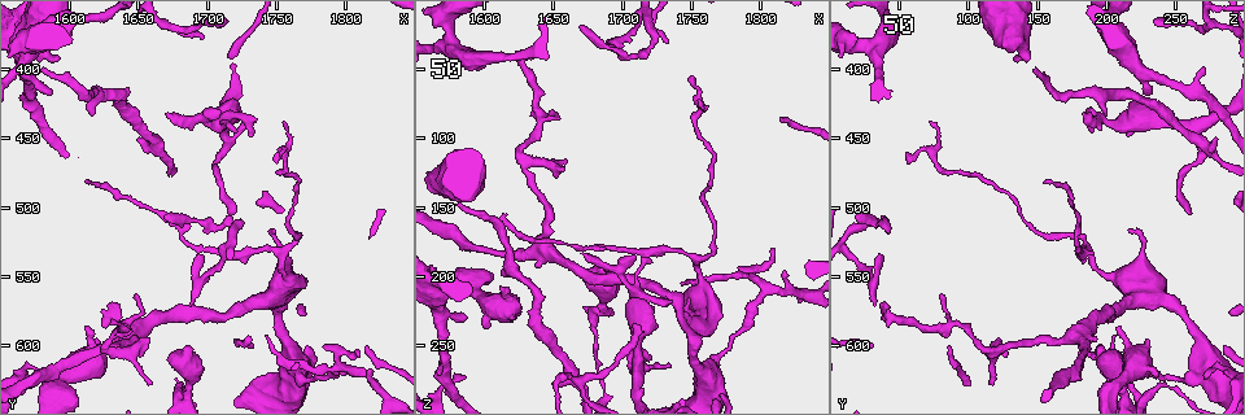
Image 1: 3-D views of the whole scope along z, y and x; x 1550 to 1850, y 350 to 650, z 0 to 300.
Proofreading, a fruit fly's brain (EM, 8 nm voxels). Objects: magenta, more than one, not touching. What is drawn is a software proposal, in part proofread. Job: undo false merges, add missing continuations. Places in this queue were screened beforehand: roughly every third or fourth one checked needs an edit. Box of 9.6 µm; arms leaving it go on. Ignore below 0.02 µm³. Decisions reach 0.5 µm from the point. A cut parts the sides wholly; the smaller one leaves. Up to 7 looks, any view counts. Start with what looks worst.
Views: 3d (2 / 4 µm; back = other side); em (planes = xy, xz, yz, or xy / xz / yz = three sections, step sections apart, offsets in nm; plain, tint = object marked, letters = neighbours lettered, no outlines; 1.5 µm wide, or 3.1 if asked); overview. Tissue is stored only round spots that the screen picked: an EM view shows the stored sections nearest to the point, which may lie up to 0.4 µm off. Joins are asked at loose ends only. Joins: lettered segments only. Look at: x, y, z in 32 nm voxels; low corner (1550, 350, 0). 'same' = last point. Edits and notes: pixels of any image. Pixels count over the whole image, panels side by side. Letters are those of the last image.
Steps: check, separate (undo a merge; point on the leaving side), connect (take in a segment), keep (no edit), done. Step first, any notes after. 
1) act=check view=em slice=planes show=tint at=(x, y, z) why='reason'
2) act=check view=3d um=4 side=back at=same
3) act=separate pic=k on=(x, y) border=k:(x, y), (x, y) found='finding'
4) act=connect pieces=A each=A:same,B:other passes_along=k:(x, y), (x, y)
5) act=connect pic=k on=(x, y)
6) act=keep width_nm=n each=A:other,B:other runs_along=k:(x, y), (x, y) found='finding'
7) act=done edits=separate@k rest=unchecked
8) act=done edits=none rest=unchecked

act=check view=em slice=xz step=8 show=tint at=(1658, 596, 122) why='an open end'

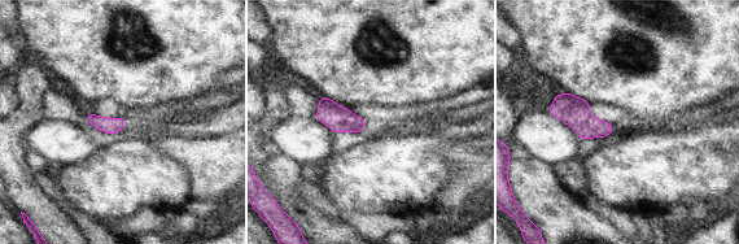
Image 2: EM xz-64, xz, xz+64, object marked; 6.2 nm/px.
act=check view=em slice=yz step=8 show=letters at=same

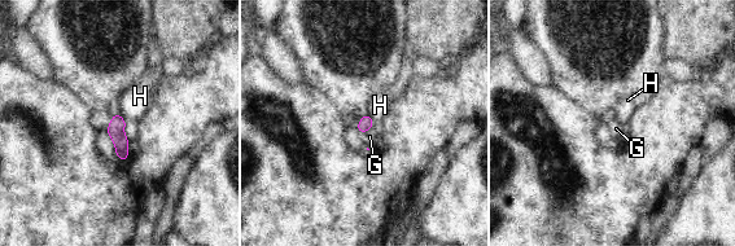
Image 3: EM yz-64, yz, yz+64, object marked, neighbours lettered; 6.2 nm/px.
act=connect pieces=G each=G:same,H:other passes_along=3:(366, 122), (367, 130), (370, 136) found='the neuron continues'

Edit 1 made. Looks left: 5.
act=check view=overview why='redraw'

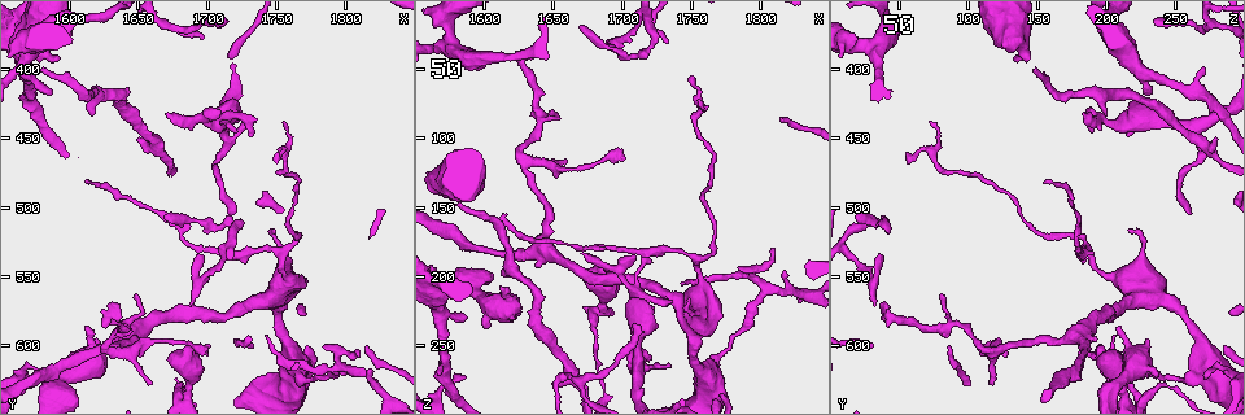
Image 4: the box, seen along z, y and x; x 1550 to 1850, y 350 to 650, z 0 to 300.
act=check view=em slice=planes show=letters at=(1688, 622, 212) why='thick turns thin'

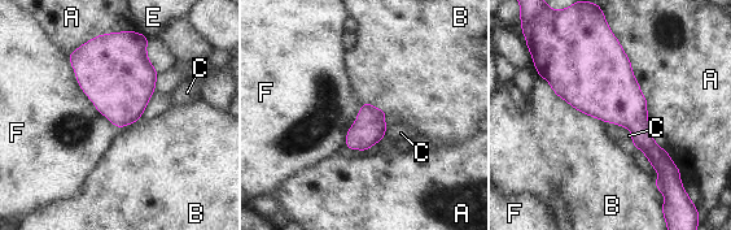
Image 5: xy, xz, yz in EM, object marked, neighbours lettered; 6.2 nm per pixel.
act=keep longest_contact=A:700nm each=A:other,B:other,C:other,E:other,F:other border=5:(68, 55), (82, 91), (118, 129) found='continuous, no second neuron'

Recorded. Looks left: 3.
act=check view=3d um=2 at=(1726, 512, 30) why='sharp bend'

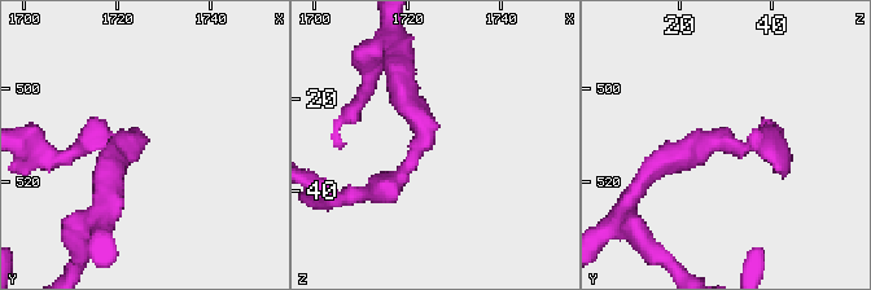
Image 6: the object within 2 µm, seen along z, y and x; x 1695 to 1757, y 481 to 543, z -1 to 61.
act=check view=em slice=planes show=letters at=(1723, 512, 30)

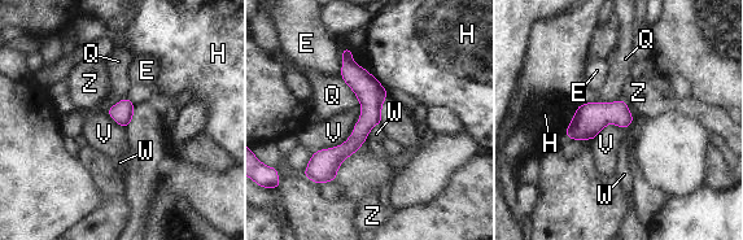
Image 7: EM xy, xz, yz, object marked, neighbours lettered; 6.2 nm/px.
act=keep width_nm=140 each=E:other,H:other,Q:other,V:other,W:other,Z:other found='one neuron here'

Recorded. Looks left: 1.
act=done edits=connect@3 rest=unchecked

